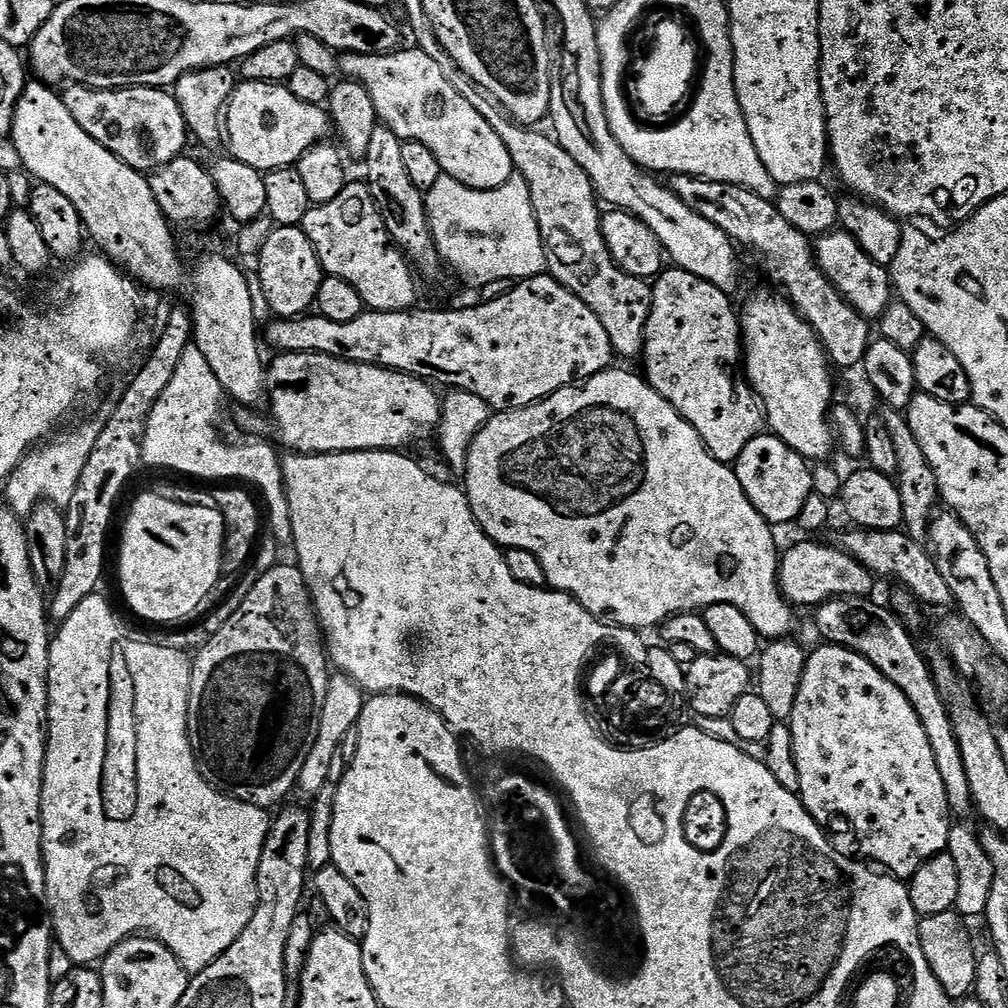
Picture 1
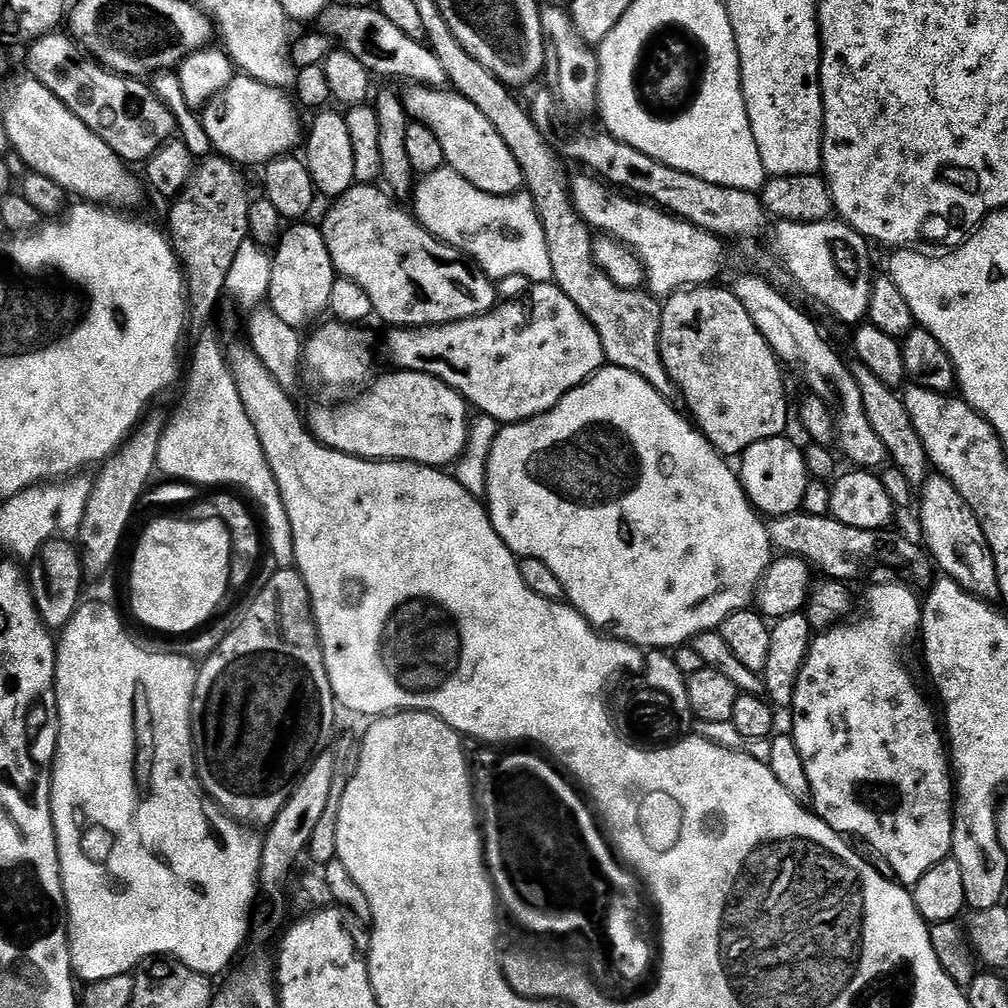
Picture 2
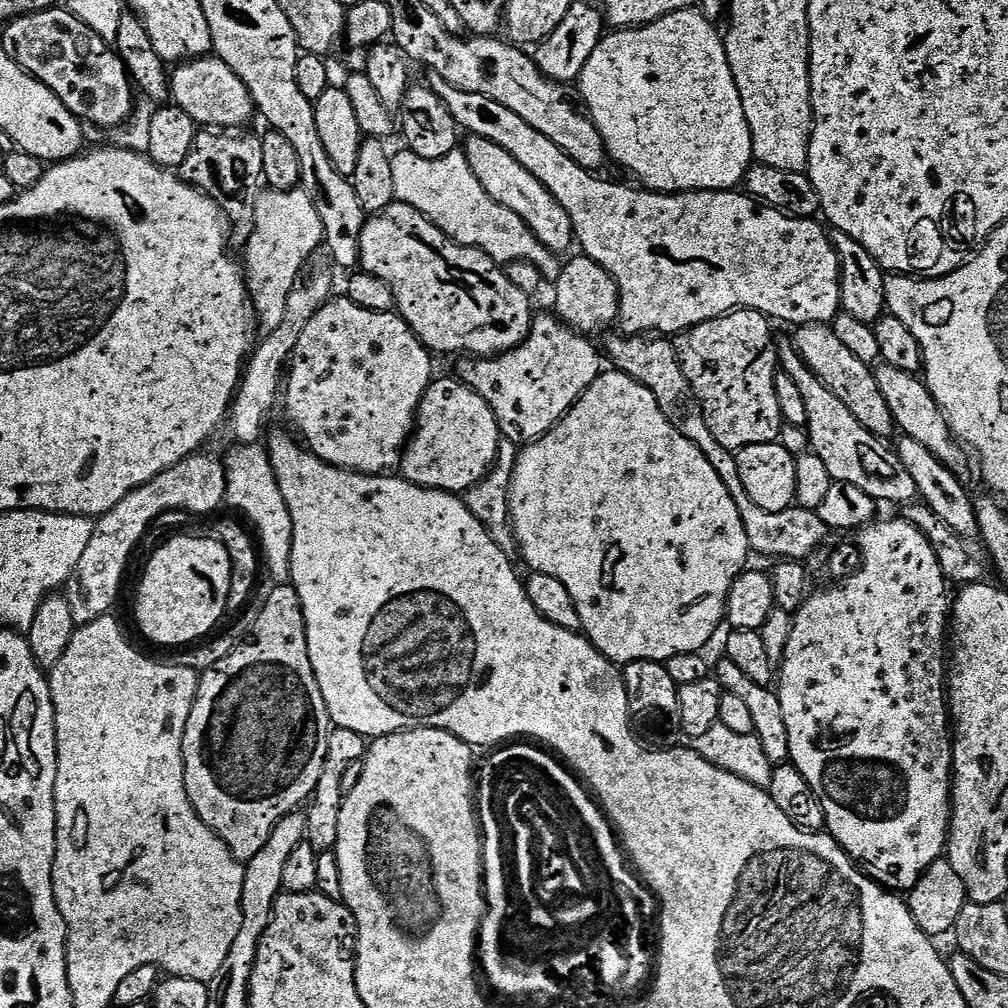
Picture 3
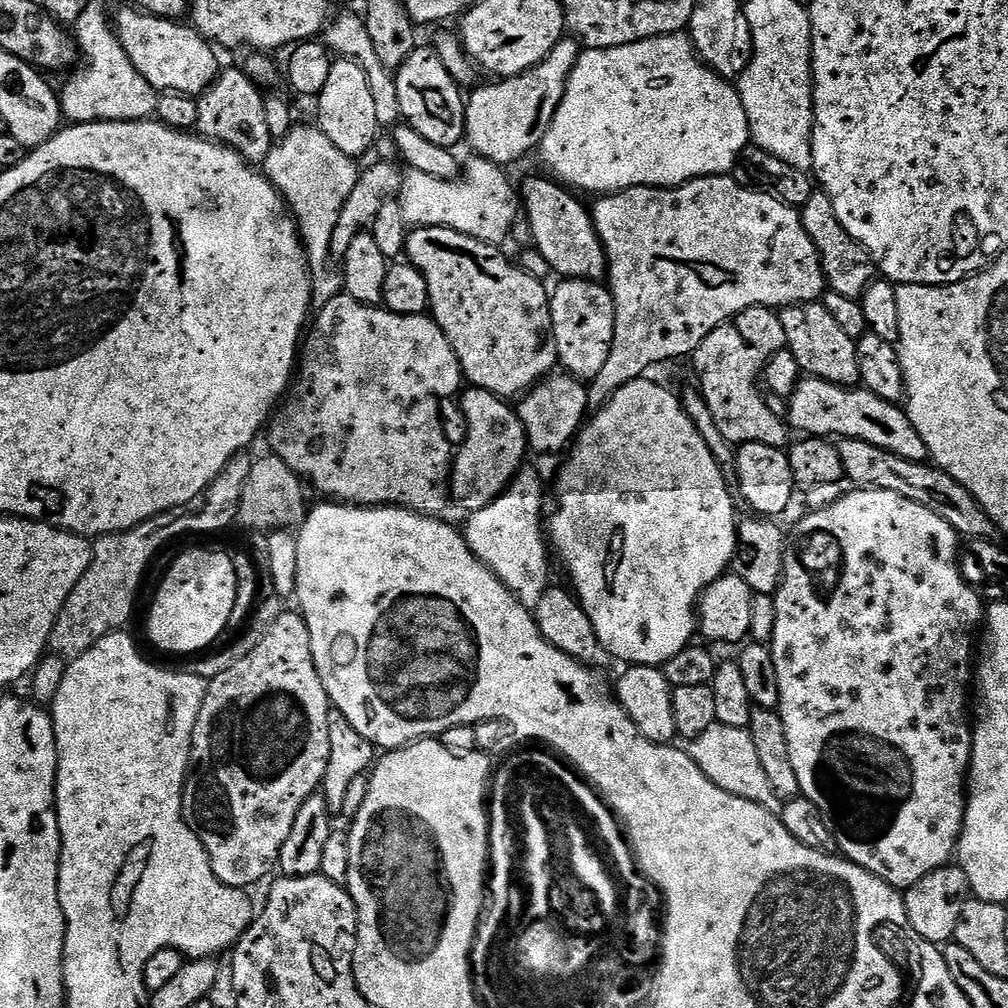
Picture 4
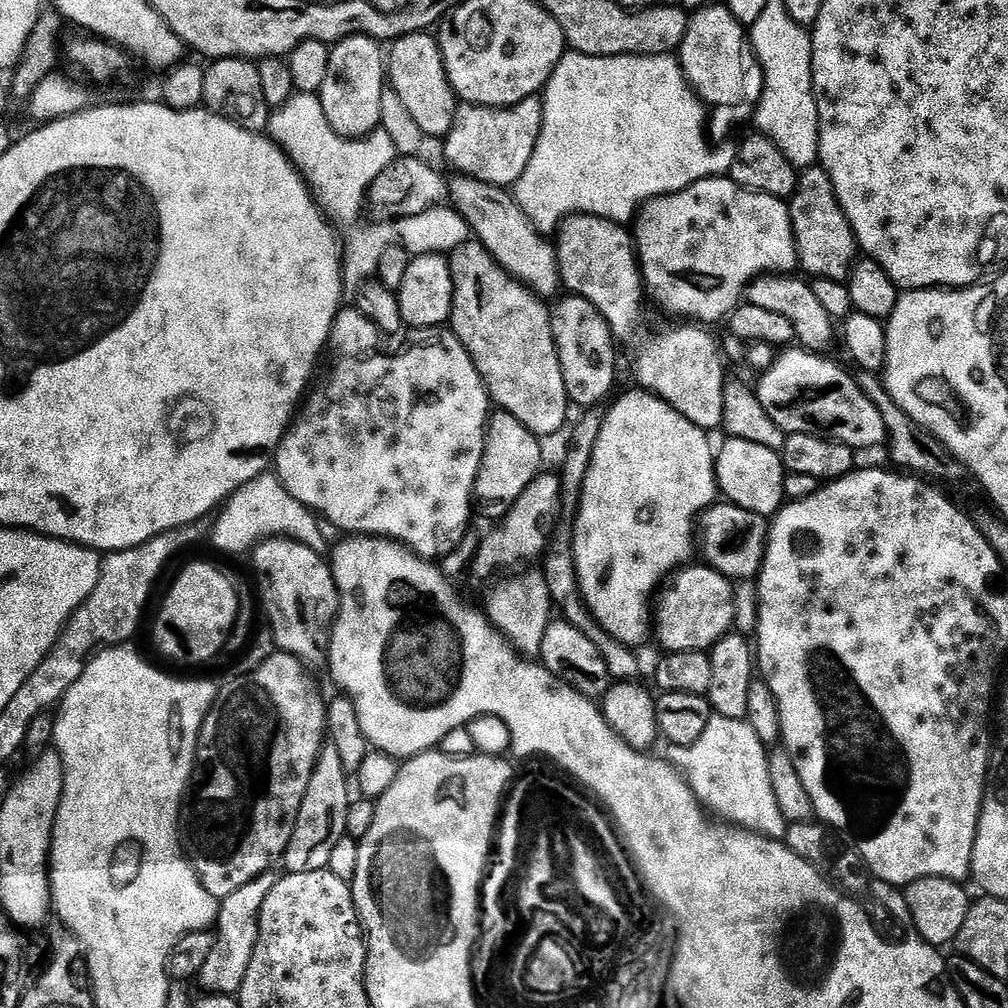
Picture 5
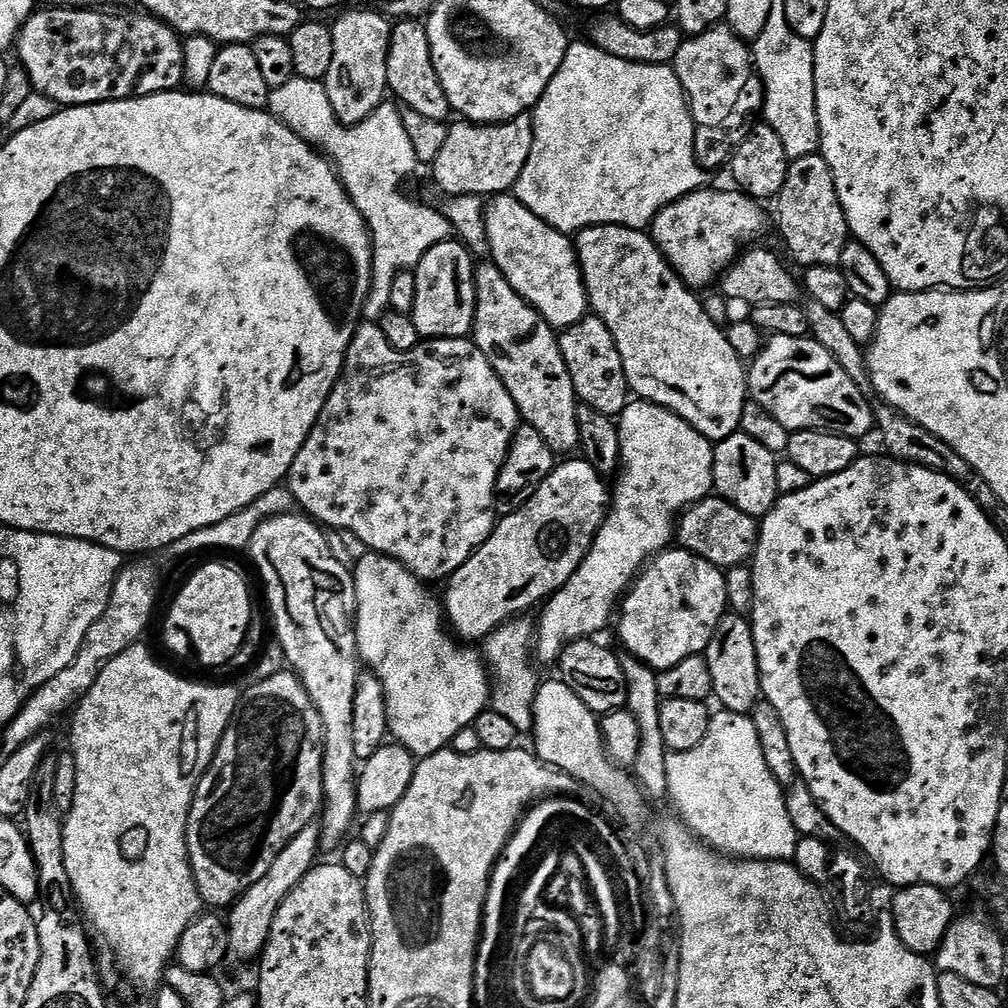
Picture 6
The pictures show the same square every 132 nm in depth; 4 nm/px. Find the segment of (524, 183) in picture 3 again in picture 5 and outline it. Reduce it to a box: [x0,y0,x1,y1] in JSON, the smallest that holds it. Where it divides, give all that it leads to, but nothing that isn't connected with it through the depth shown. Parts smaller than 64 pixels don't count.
[554,214,646,338]

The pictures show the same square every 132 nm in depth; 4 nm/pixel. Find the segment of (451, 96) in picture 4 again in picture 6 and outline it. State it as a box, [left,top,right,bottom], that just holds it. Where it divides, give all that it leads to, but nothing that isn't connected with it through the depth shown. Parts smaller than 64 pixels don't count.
[386,20,452,122]

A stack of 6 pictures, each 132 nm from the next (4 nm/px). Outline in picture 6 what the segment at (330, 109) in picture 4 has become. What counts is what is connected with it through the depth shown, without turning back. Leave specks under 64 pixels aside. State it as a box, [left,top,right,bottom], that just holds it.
[323,11,392,124]

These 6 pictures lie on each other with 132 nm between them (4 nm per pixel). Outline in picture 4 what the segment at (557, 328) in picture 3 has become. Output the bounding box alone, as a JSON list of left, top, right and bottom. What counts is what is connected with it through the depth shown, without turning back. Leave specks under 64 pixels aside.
[518,374,590,453]

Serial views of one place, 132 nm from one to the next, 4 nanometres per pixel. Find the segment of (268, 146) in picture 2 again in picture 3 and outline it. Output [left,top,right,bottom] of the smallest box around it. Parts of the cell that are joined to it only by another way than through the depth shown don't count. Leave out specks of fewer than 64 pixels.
[171,54,254,130]

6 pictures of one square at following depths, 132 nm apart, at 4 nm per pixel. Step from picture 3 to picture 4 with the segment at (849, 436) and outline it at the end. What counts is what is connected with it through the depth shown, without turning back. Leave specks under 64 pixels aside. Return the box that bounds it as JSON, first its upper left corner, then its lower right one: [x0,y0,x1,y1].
[838,439,997,541]

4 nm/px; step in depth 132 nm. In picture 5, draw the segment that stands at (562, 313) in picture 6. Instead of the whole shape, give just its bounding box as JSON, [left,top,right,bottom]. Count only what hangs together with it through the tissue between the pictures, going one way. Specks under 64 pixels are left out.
[447,175,559,298]

